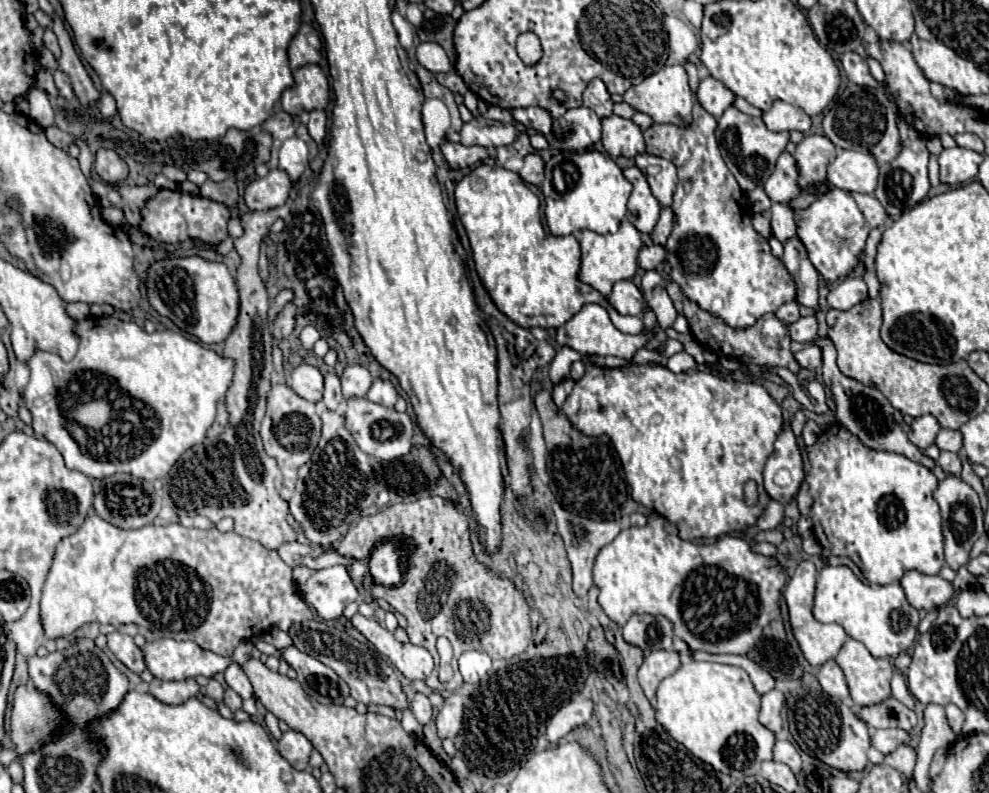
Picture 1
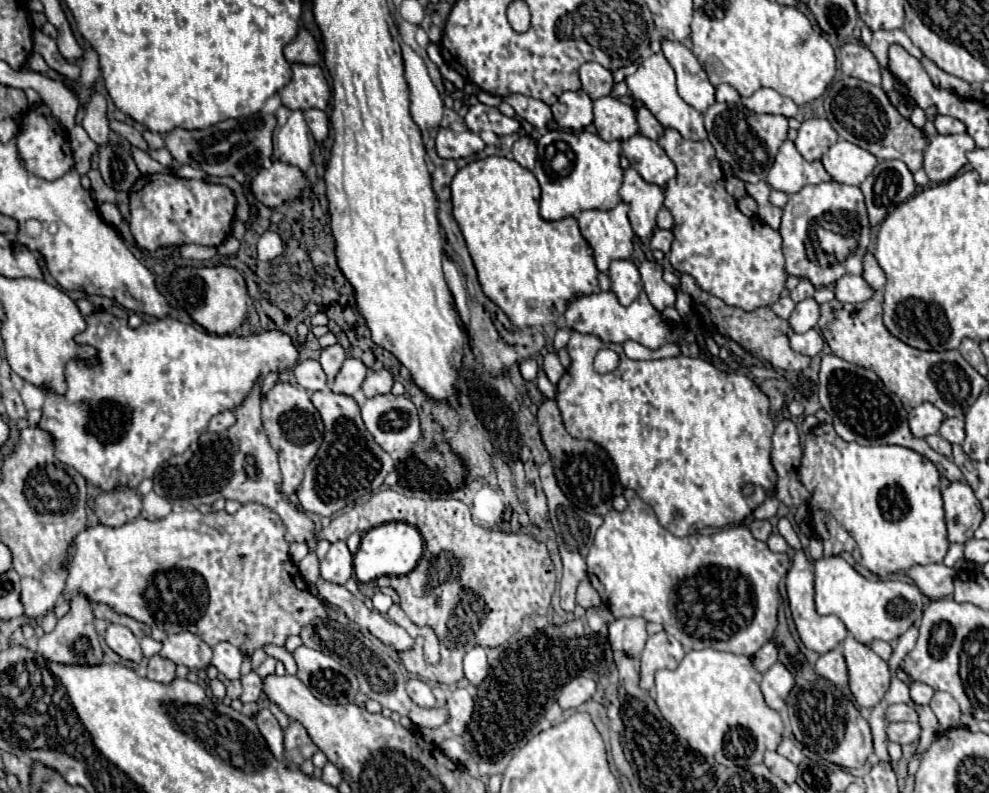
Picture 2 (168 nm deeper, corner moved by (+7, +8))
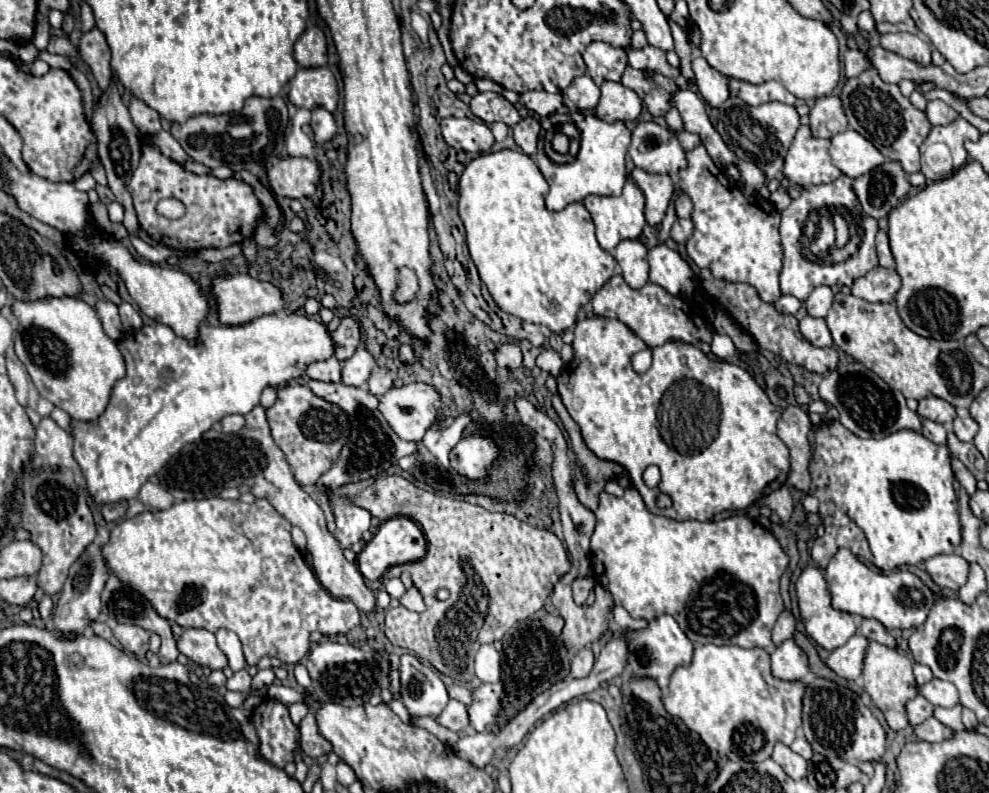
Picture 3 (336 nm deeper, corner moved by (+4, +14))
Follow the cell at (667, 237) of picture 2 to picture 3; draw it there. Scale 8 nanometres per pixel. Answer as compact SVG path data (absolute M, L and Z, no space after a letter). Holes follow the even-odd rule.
M678 218L678 220L674 222L674 226L672 226L670 236L672 236L678 244L686 244L686 240L692 236L692 232L694 232L694 222L692 222L690 218L688 218L688 220Z

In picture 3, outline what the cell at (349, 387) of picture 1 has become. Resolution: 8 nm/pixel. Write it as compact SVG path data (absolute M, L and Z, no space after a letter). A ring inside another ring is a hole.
M360 346L356 354L342 364L342 382L348 386L364 386L374 366L376 360L372 358L372 354L364 346Z

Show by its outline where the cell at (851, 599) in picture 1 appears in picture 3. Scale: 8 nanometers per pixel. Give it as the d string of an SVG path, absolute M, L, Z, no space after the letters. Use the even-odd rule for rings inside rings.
M840 548L824 570L826 580L832 592L832 606L850 614L858 614L864 618L876 618L884 624L884 628L918 628L924 624L932 604L934 592L908 570L895 569L889 573L872 570L862 564L848 548Z

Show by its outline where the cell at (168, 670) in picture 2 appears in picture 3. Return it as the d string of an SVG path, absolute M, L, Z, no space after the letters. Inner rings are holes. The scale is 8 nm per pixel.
M110 574L106 588L102 592L102 604L104 604L106 612L112 612L118 622L130 620L136 626L158 634L162 640L162 646L158 652L162 664L170 664L176 660L178 646L176 646L176 640L172 638L168 620L158 616L158 612L154 612L154 606L150 604L150 600L146 600L140 592L134 592L134 588L130 588L128 584L122 584L118 580L118 576Z

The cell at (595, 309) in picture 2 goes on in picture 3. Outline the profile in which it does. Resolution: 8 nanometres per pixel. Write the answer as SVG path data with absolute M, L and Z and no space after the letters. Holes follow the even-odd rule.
M616 274L602 286L602 290L594 294L592 308L598 316L618 318L620 322L630 326L630 330L636 332L648 344L648 348L662 346L668 340L686 340L690 344L712 342L713 332L704 317L692 309L684 299L670 296L670 292L652 282L644 284L640 290L634 290L624 282L622 274Z

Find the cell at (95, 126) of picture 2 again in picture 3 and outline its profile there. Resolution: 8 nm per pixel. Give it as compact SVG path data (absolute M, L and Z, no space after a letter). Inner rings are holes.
M96 26L86 32L80 40L80 58L92 68L94 76L96 76L96 84L92 86L94 98L98 98L102 94L102 90L110 84L112 78L112 70L110 70L110 46L102 34L102 30L98 30Z

